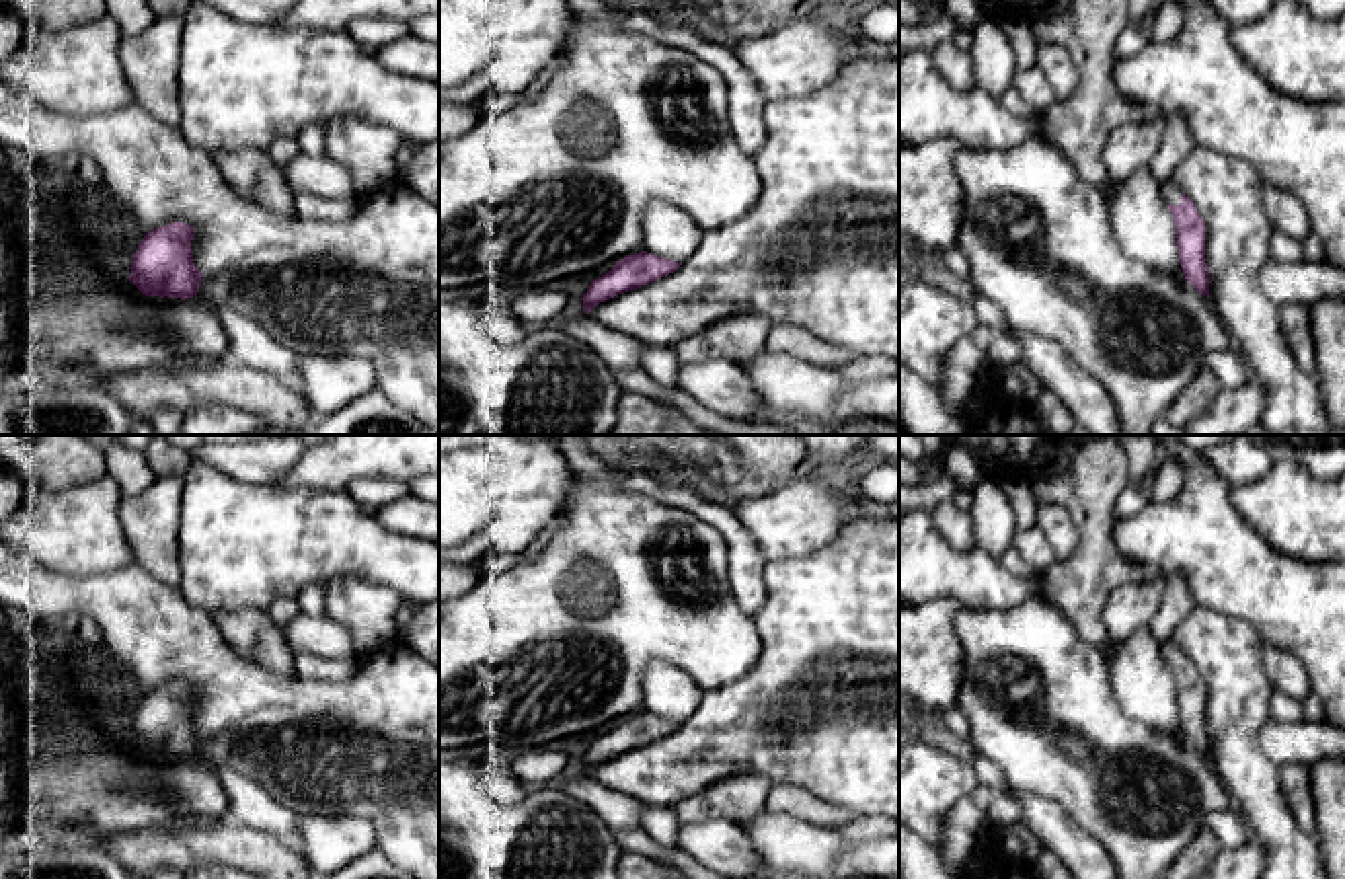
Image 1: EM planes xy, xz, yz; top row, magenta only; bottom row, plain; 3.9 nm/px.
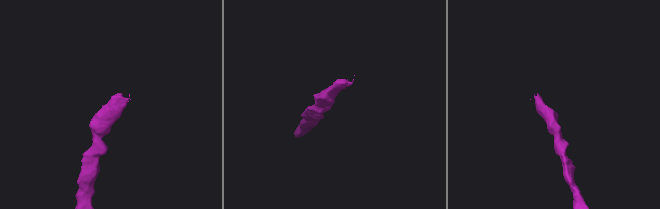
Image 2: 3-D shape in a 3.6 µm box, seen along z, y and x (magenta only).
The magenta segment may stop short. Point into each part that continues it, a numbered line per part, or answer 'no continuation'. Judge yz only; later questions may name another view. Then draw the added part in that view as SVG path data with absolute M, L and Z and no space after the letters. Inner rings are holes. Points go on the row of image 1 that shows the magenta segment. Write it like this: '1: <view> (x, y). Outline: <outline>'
1: yz (1171, 194). Outline: M1170 181L1162 183L1162 197L1164 197L1166 205L1179 205L1181 195L1183 195L1183 191L1177 185L1173 185Z

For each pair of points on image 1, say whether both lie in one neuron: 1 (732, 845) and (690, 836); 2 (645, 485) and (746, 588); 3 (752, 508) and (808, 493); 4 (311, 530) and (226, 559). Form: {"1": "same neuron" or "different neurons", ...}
{"1": "same neuron", "2": "same neuron", "3": "same neuron", "4": "same neuron"}

